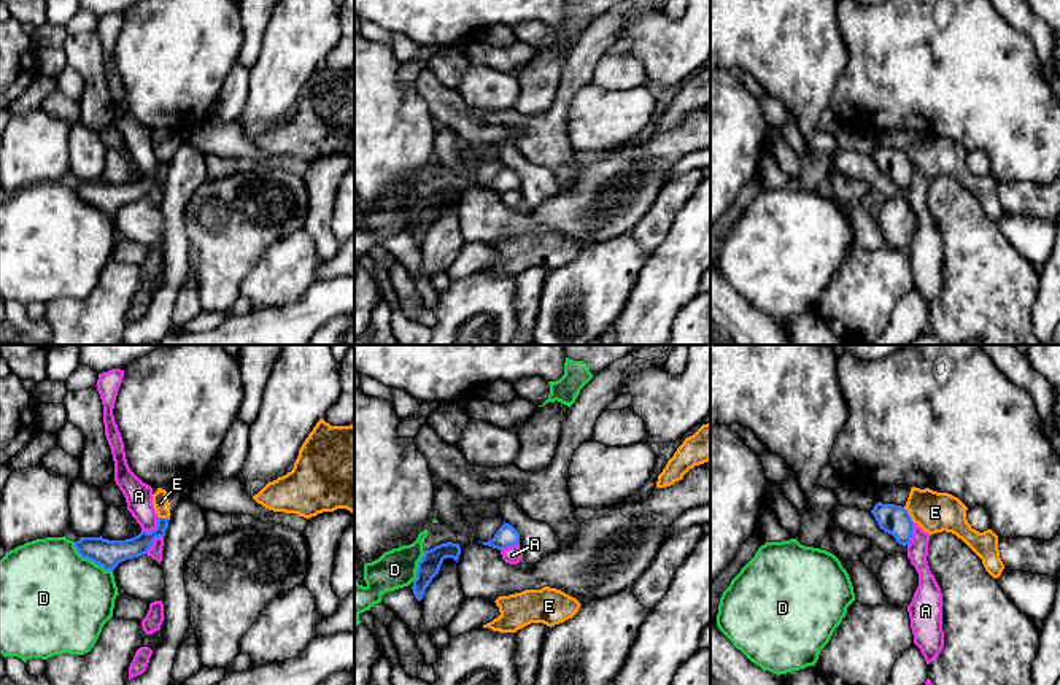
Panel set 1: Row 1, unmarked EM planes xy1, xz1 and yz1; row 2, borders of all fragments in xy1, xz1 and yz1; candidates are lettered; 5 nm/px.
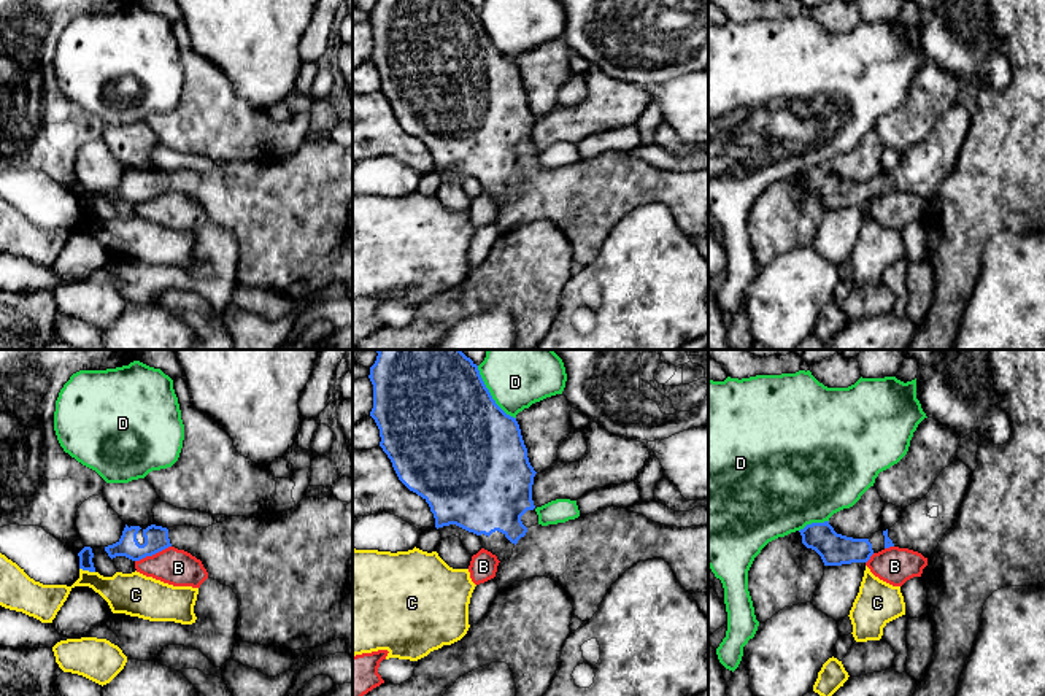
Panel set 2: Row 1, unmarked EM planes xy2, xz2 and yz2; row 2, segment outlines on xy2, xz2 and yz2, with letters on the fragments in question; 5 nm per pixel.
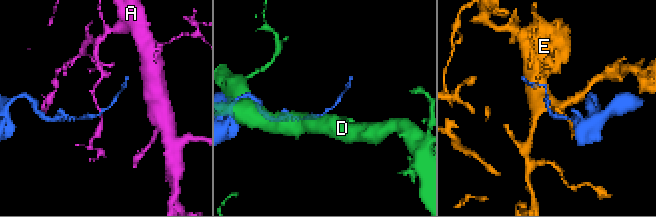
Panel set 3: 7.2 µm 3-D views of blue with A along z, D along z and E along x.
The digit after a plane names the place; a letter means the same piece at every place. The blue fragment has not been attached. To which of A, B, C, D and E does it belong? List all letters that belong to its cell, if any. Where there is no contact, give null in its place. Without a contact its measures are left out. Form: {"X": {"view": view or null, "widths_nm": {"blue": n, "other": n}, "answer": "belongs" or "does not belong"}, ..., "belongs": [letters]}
{"A": {"view": "xy1", "widths_nm": {"blue": 130, "other": 140}, "answer": "does not belong"}, "B": {"view": "xy2", "widths_nm": {"blue": 130, "other": 190}, "answer": "does not belong"}, "C": {"view": "xy2", "widths_nm": {"blue": 70, "other": 200}, "answer": "does not belong"}, "D": {"view": "xz2", "widths_nm": {"blue": 500, "other": 380}, "answer": "does not belong"}, "E": {"view": "yz1", "widths_nm": {"blue": 150, "other": 200}, "answer": "does not belong"}, "belongs": []}

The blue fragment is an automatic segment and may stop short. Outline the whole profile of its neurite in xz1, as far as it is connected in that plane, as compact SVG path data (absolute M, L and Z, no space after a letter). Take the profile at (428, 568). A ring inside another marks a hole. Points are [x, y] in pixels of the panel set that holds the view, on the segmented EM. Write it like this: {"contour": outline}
{"contour": "M447 542L435 545L431 550L426 550L421 561L418 563L416 579L413 580L413 594L418 601L423 599L423 594L432 579L439 574L440 566L445 558L453 558L456 563L461 555L459 544Z"}

